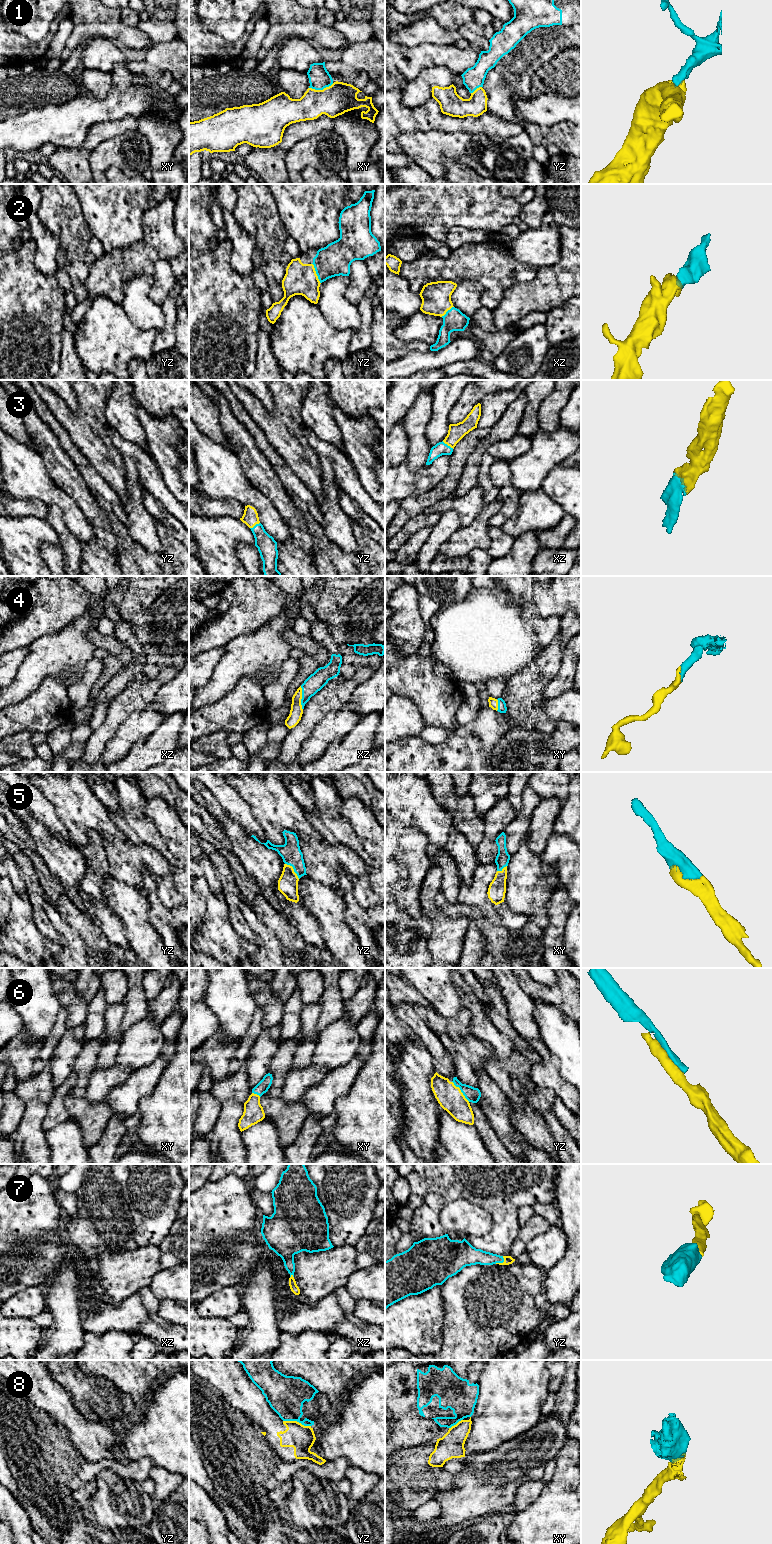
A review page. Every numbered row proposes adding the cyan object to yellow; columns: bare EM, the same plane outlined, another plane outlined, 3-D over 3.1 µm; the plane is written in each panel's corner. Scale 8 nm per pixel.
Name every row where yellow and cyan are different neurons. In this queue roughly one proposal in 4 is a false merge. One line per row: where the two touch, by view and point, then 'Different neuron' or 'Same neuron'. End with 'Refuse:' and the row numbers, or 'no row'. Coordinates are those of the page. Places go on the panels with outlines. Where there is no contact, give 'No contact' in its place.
1: Touches yellow at xy (321, 90). Same neuron
2: Touches yellow at yz (315, 273). Same neuron
3: Touches yellow at xz (448, 445). Same neuron
4: Touches yellow at xz (301, 698). Same neuron
5: Touches yellow at yz (293, 869). Same neuron
6: Touches yellow at yz (460, 1091). Same neuron
7: Touches yellow at yz (501, 1263). Same neuron
8: Touches yellow at yz (296, 1421). Different neuron
Refuse: 8

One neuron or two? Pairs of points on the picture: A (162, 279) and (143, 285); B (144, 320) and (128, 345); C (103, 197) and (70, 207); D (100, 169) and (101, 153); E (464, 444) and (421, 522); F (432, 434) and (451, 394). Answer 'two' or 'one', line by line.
A: two
B: two
C: two
D: one
E: two
F: one

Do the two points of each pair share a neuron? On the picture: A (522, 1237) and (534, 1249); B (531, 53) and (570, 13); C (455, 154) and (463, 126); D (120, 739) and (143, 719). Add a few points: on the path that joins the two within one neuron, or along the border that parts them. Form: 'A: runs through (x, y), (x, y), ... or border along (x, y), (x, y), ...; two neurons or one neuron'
A: border along (547, 1229), (534, 1236), (527, 1243), (524, 1250); two neurons
B: border along (562, 24), (570, 25); two neurons
C: border along (481, 133), (468, 135); two neurons
D: runs through (126, 736), (137, 725); one neuron

